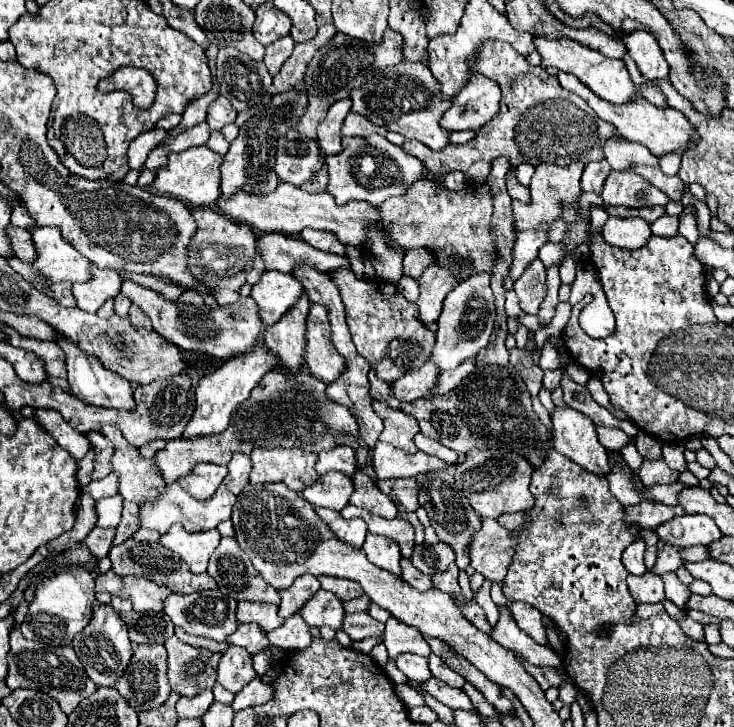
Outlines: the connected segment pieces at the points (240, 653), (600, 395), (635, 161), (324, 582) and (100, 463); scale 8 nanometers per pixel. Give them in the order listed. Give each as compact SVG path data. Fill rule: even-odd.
M228 647L218 665L218 683L232 693L238 693L252 679L256 679L252 655L242 647Z
M590 377L590 379L588 379L588 383L586 383L586 389L590 391L592 399L594 399L598 405L602 405L602 407L610 409L610 407L608 407L608 393L604 391L604 387L602 387L600 379L594 379L594 377Z
M612 139L604 145L606 161L612 169L628 171L632 165L658 165L658 157L654 157L648 147L642 147L638 143L630 143L624 139Z
M318 577L322 589L332 591L340 601L350 601L354 597L360 597L364 591L356 581L350 579L336 579L336 577Z
M92 431L92 433L88 433L86 437L88 437L88 441L90 441L92 447L94 447L94 471L92 471L90 477L92 477L92 479L102 479L102 477L106 477L106 475L112 471L110 459L112 459L114 447L112 447L112 443L110 443L102 433Z

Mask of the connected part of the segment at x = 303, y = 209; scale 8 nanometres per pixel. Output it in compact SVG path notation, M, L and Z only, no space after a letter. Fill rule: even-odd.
M282 181L278 183L278 187L272 193L266 193L266 195L252 195L244 189L236 191L230 197L220 195L216 201L216 209L234 221L242 221L250 227L256 227L262 233L276 231L282 235L296 237L304 227L330 231L330 233L338 235L338 241L344 245L352 245L362 251L366 247L366 253L370 251L370 243L366 237L368 229L374 229L390 239L390 231L380 221L380 211L374 205L364 203L364 201L348 201L346 205L336 205L330 193L312 193L310 195L310 193L302 191L300 187L292 187Z

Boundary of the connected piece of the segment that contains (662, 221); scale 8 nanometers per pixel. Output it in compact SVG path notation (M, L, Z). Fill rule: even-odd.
M664 215L660 217L654 223L650 225L653 235L662 237L672 237L678 233L679 217L670 217L670 215Z

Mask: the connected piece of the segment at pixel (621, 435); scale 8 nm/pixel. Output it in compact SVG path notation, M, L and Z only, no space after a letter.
M598 427L598 439L600 443L608 449L608 451L620 451L624 445L628 445L630 441L634 441L632 437L628 437L624 431L620 429L610 429L610 427Z

